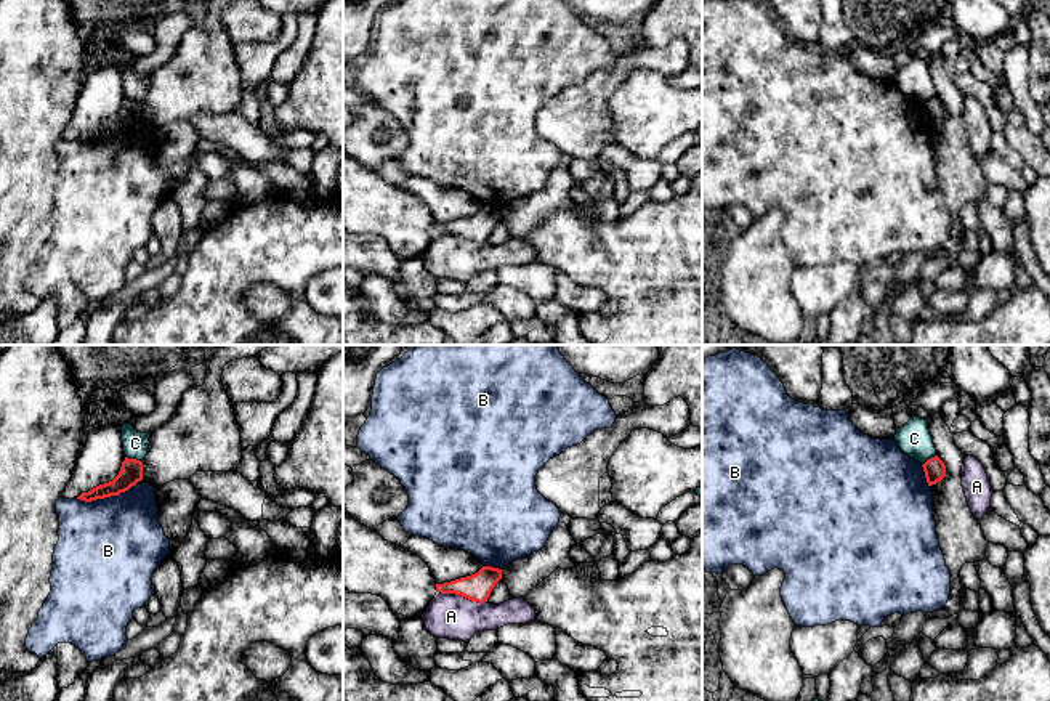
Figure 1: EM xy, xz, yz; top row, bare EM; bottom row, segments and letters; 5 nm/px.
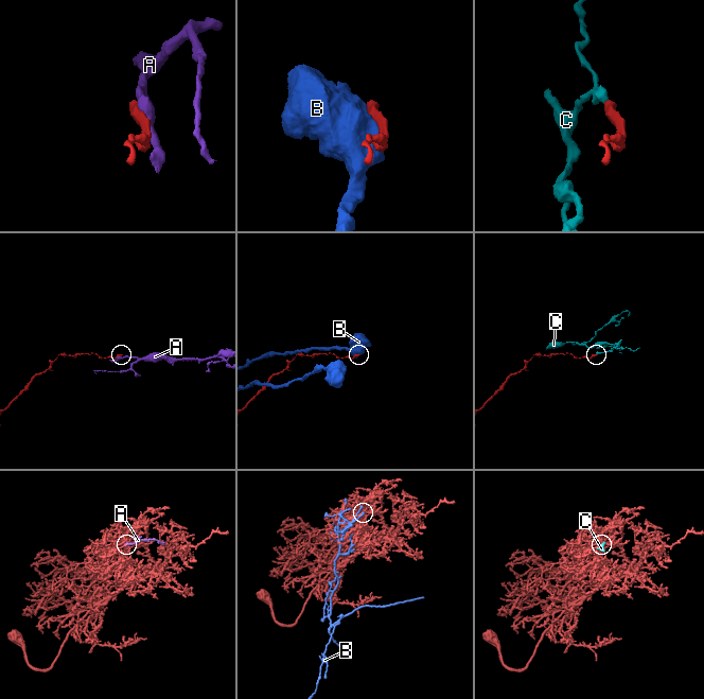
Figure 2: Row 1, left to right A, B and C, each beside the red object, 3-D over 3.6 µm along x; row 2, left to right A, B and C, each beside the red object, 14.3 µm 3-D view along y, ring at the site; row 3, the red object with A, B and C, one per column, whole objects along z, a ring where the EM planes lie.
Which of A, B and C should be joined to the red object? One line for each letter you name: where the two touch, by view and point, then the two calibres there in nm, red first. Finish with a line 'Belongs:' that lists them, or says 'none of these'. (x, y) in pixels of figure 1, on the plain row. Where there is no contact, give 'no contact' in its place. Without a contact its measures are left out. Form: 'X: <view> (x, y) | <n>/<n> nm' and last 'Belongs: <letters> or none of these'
Belongs: none of these

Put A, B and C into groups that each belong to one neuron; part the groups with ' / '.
A / B / C

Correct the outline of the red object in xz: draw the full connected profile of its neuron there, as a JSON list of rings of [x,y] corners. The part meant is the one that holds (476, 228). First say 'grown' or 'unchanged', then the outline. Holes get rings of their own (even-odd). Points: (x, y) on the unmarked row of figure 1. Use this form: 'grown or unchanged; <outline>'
unchanged; [[[483,207],[478,213],[460,218],[450,223],[436,225],[436,231],[441,234],[462,236],[471,242],[487,242],[492,229],[502,220],[502,210],[492,207]]]

